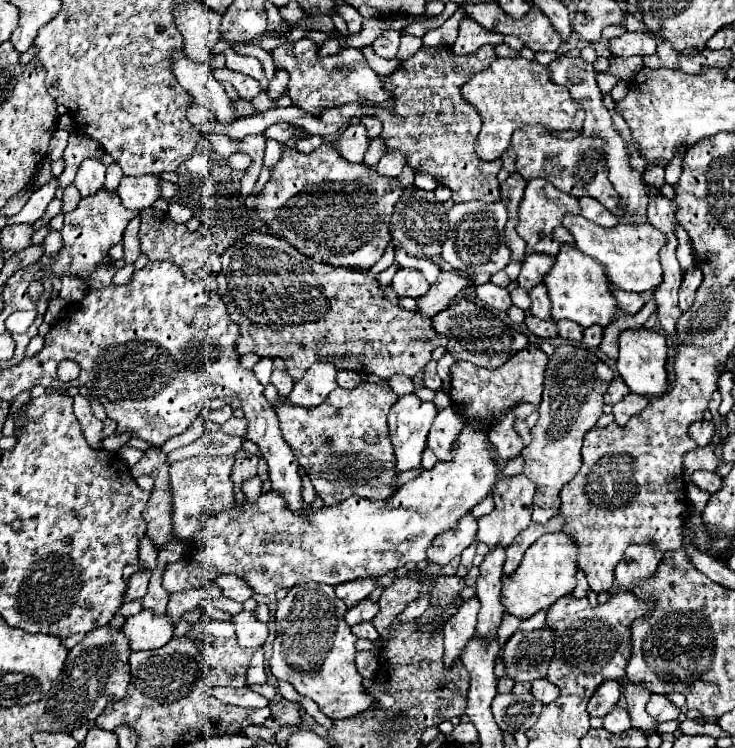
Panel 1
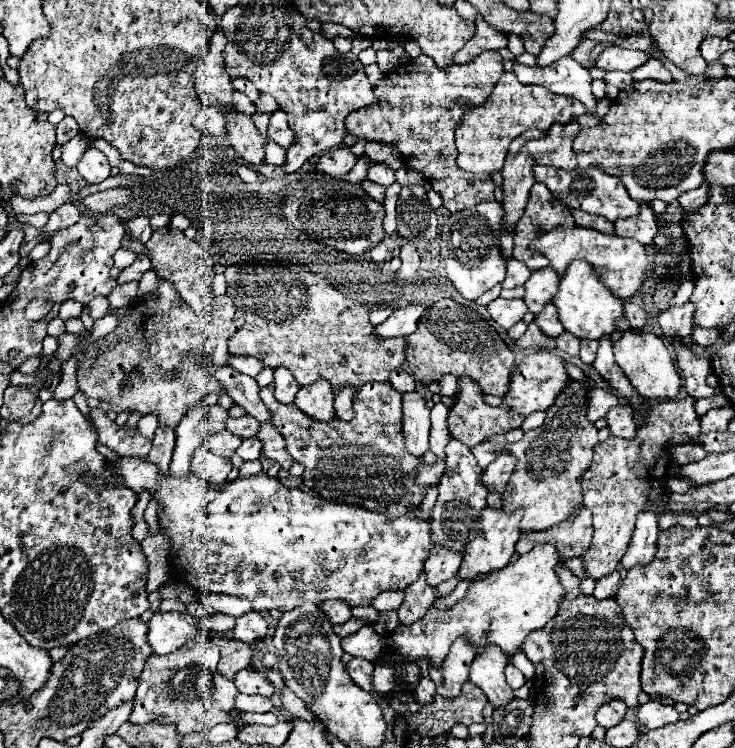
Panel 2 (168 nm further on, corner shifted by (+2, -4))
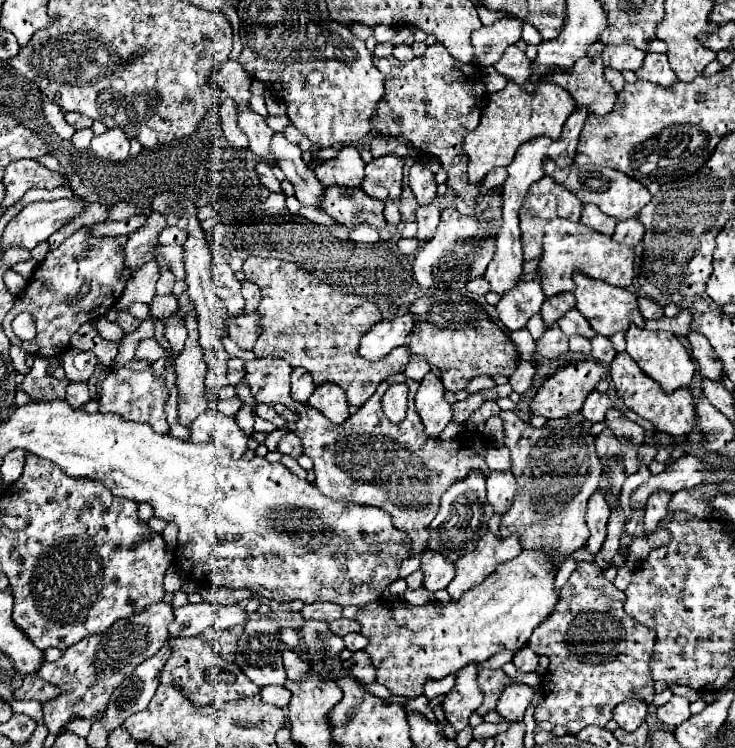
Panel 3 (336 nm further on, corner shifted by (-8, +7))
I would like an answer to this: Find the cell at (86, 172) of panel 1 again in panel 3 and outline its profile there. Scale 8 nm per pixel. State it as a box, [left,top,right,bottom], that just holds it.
[90,128,130,162]

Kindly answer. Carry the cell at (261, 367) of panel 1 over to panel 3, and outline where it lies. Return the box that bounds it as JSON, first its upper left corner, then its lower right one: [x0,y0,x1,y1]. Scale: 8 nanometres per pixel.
[230,314,258,350]

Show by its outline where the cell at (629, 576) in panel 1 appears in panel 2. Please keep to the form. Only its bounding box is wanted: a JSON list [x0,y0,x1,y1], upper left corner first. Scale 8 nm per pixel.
[622,511,658,569]

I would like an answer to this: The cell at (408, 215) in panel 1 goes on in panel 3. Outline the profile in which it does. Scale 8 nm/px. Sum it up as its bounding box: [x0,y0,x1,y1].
[408,166,436,206]

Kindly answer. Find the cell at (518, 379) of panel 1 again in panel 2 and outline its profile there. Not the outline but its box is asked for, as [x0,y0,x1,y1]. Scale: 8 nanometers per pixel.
[448,351,570,447]

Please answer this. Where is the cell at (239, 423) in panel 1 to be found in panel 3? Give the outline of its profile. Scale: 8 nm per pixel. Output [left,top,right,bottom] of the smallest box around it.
[256,404,286,428]

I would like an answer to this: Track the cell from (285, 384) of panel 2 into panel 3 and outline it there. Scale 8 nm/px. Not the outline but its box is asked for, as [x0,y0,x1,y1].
[292,368,314,402]

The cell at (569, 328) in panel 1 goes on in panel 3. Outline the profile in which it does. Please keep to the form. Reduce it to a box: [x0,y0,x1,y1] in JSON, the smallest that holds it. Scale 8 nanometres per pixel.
[570,334,590,356]

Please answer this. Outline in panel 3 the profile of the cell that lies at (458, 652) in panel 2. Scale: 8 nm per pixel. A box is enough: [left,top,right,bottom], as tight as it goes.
[442,664,482,732]

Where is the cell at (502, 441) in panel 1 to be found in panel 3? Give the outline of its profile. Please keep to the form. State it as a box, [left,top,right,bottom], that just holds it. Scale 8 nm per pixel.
[486,470,516,514]

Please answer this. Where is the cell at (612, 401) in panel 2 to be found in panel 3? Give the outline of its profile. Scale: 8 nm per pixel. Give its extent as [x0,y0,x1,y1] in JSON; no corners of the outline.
[582,390,610,422]

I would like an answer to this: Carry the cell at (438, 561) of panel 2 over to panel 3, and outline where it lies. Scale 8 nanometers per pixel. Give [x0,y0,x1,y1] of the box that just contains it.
[420,550,454,592]

